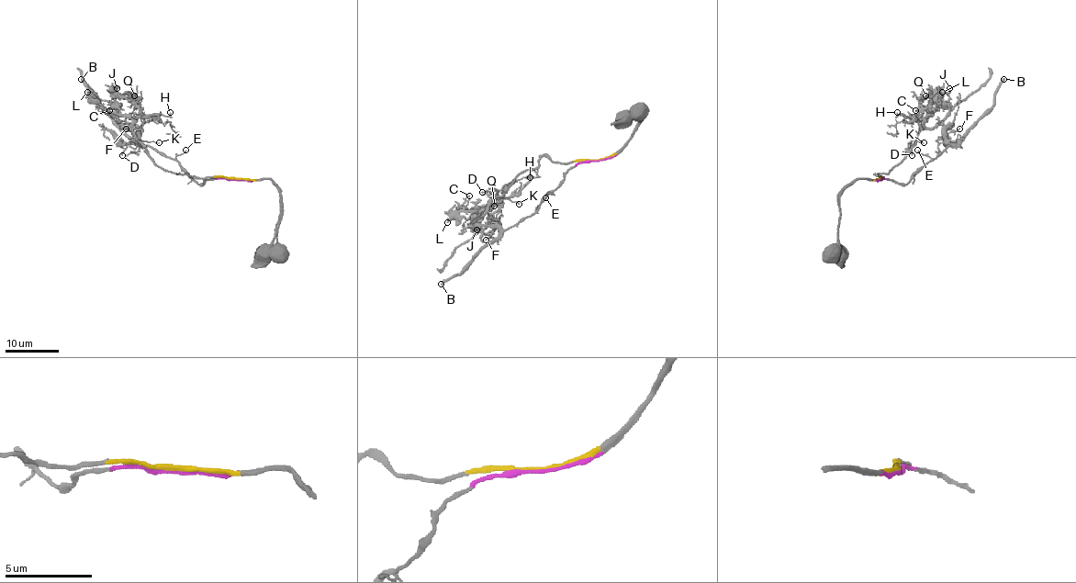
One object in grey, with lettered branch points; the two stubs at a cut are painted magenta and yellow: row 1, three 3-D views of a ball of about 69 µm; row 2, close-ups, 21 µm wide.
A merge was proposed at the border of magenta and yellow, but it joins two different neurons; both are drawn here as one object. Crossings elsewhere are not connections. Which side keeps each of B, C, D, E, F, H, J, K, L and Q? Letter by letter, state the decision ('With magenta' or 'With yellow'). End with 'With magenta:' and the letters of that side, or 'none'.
B: With magenta
C: With yellow
D: With yellow
E: With magenta
F: With magenta
H: With yellow
J: With yellow
K: With yellow
L: With yellow
Q: With yellow
With magenta: B, E, F

